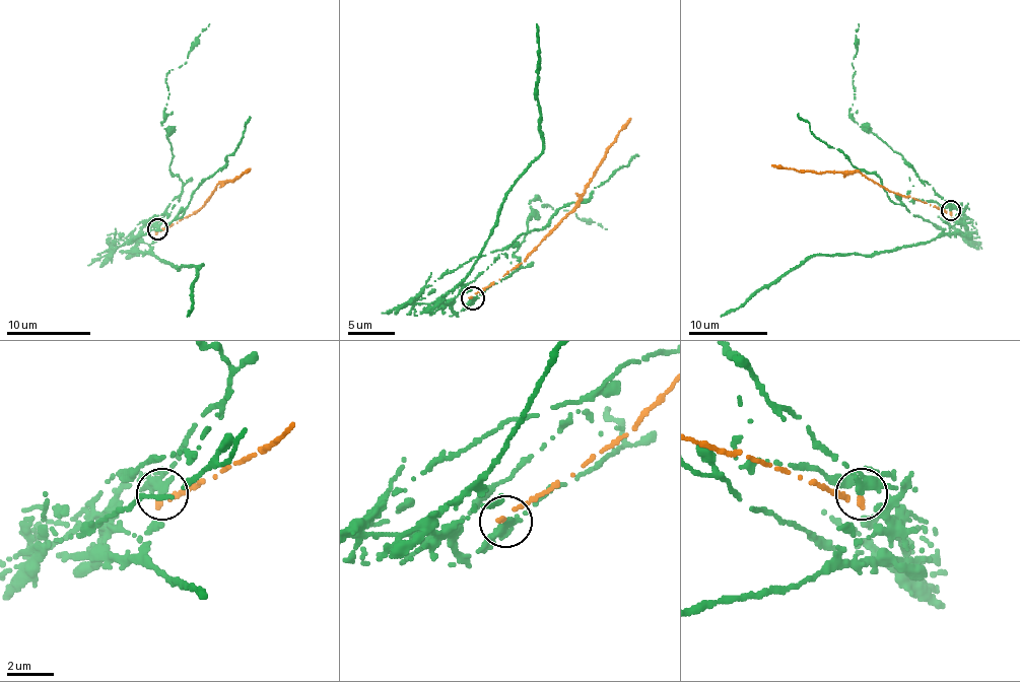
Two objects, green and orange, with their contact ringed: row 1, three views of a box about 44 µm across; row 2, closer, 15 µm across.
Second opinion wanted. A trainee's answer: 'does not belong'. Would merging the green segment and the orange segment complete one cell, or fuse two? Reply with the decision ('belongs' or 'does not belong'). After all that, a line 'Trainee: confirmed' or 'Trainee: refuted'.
does not belong
Trainee: confirmed

